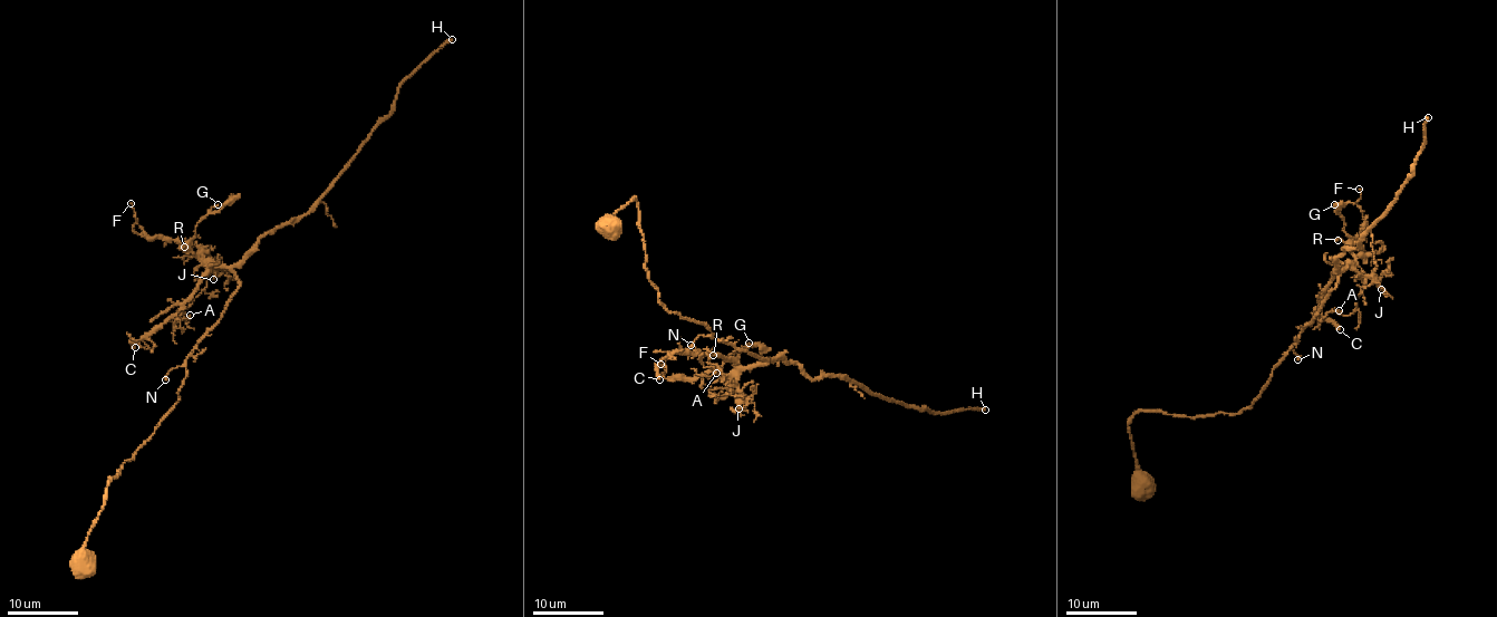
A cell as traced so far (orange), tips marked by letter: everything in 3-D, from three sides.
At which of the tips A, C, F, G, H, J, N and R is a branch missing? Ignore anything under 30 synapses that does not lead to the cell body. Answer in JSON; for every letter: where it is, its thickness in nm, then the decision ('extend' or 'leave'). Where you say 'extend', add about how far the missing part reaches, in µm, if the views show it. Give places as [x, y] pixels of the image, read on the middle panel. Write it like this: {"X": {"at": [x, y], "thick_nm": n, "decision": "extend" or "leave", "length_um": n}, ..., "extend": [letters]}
{"A": {"at": [716, 373], "thick_nm": 110, "decision": "leave"}, "C": {"at": [659, 379], "thick_nm": 400, "decision": "leave"}, "F": {"at": [660, 364], "thick_nm": 110, "decision": "leave"}, "G": {"at": [749, 343], "thick_nm": 100, "decision": "leave"}, "H": {"at": [985, 410], "thick_nm": 240, "decision": "extend", "length_um": 100}, "J": {"at": [739, 408], "thick_nm": 90, "decision": "leave"}, "N": {"at": [691, 345], "thick_nm": 180, "decision": "leave"}, "R": {"at": [713, 355], "thick_nm": 140, "decision": "leave"}, "extend": ["H"]}

